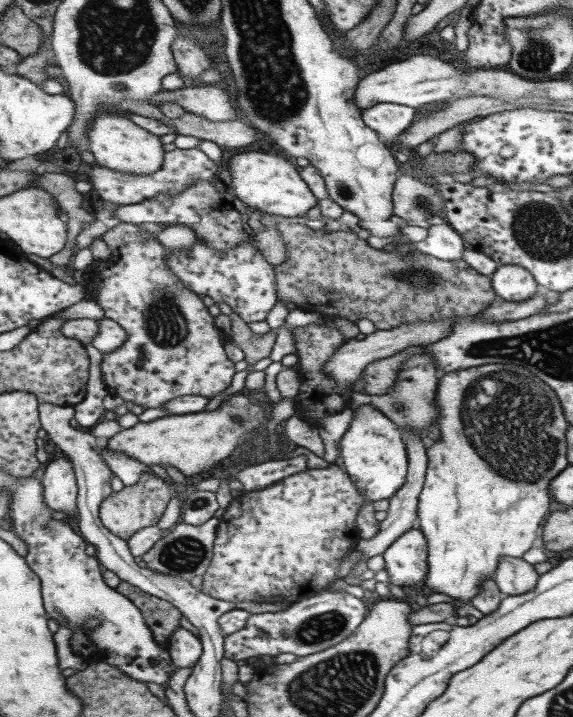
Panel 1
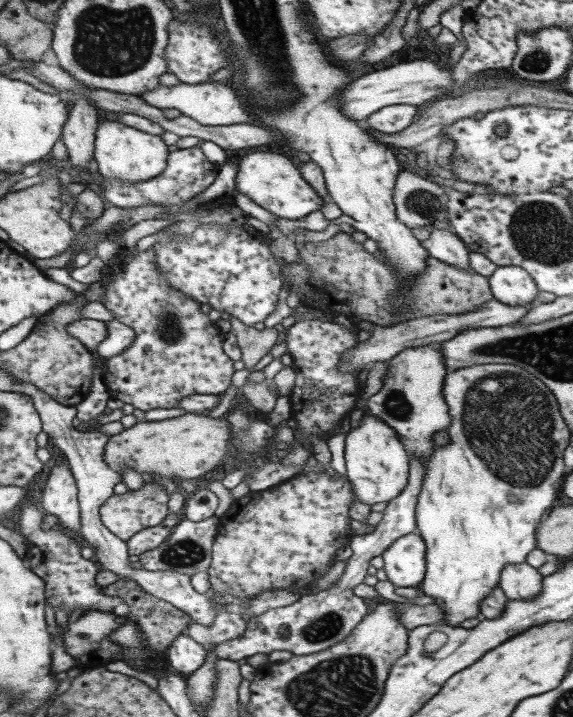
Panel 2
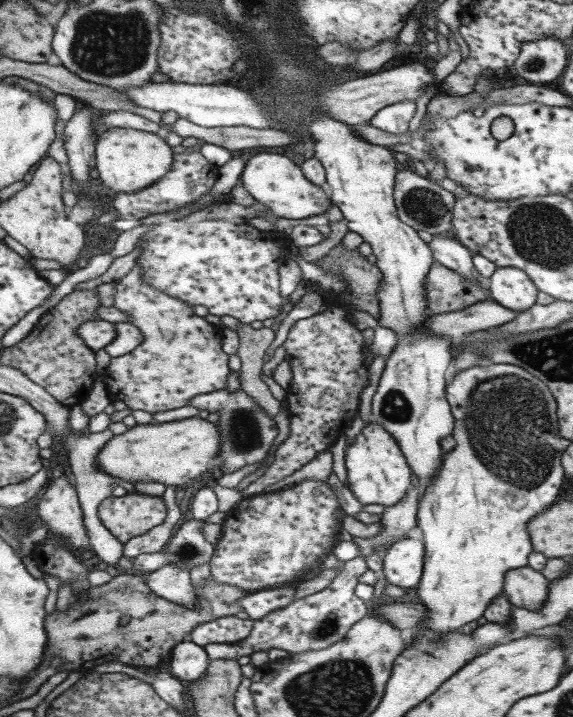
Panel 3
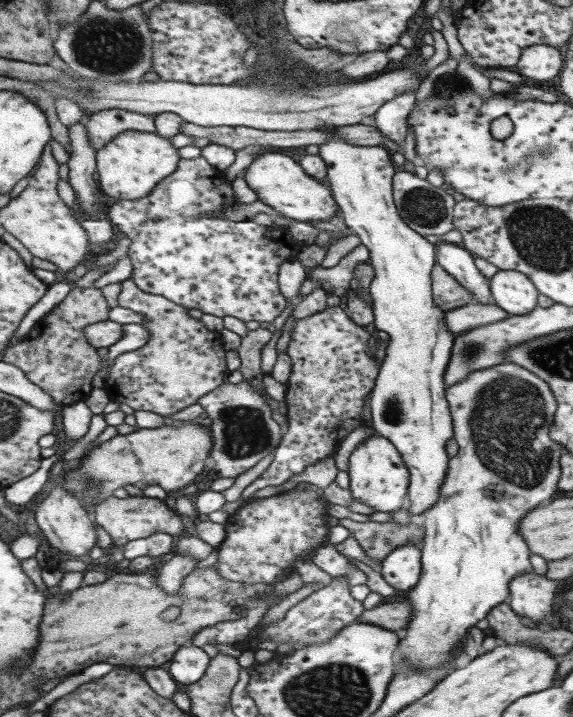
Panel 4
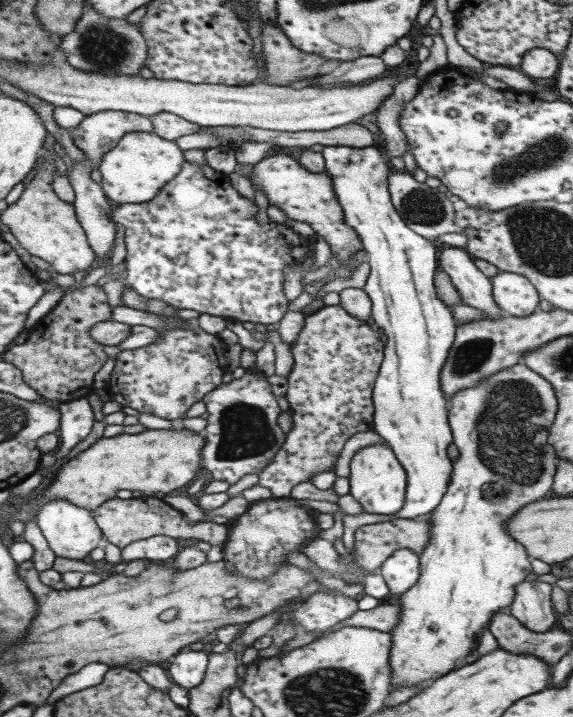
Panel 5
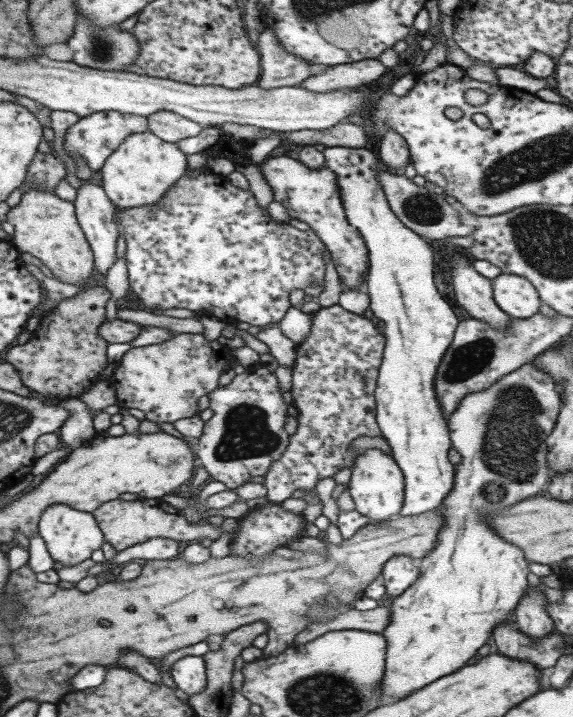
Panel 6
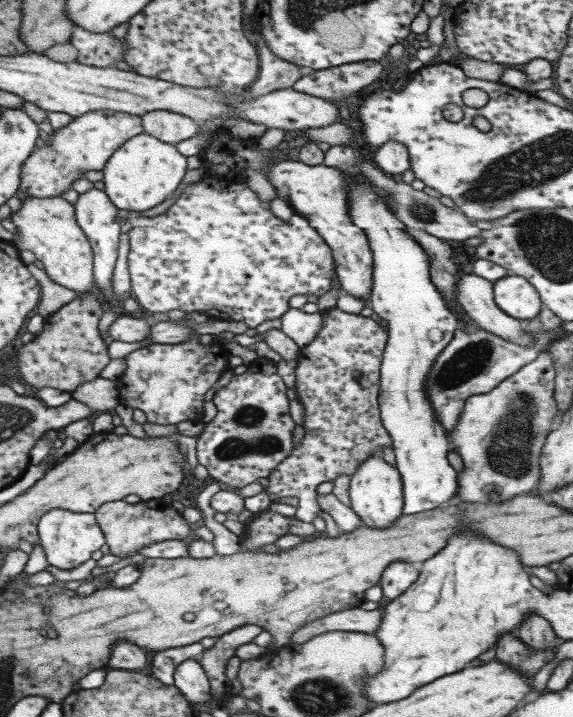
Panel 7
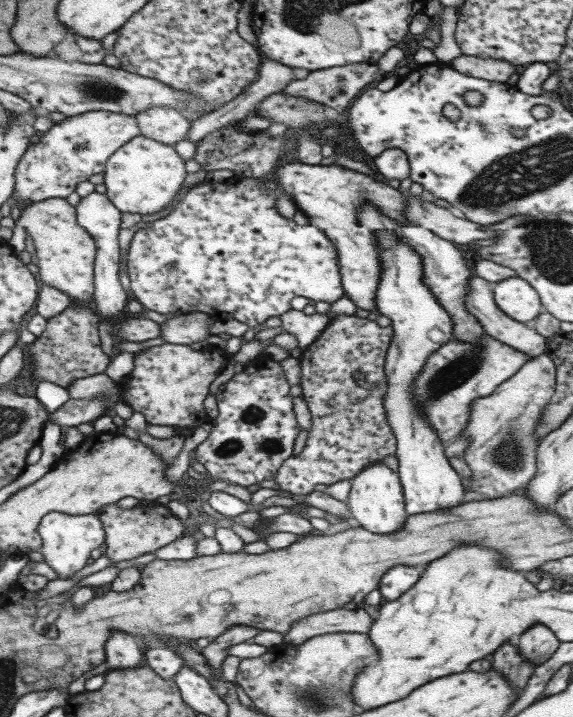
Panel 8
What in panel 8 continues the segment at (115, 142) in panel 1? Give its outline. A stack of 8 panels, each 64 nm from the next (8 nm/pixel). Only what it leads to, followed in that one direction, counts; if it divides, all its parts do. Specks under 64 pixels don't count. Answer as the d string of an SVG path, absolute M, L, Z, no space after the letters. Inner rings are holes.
M137 135L128 140L123 146L113 151L107 159L105 170L103 171L103 184L105 185L105 195L109 202L121 213L131 213L139 215L151 215L163 210L175 196L177 190L185 178L184 160L175 152L173 145L161 144L159 141Z

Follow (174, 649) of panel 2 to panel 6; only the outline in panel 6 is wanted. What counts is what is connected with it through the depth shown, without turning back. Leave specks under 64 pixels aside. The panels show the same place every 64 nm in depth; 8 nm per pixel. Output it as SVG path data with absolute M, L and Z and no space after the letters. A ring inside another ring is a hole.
M185 655L175 659L170 666L170 677L188 697L195 696L205 690L206 676L204 673L204 658L202 656Z

